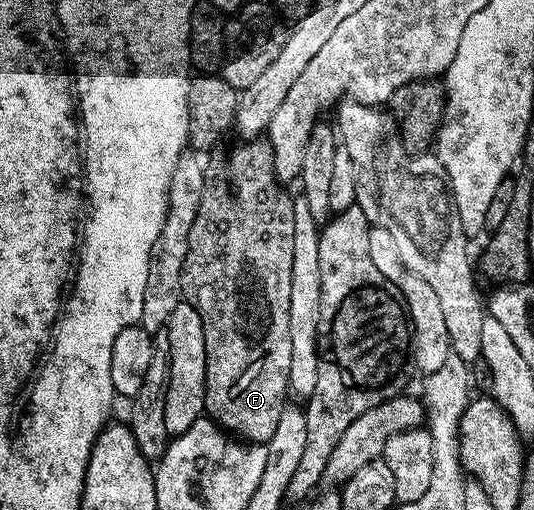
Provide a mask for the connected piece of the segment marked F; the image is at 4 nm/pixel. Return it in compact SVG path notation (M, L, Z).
M259 137L257 139L249 139L247 141L237 142L237 147L225 157L224 163L220 163L216 167L216 172L211 172L210 178L205 182L204 192L202 193L202 201L198 205L198 213L194 217L194 225L190 225L190 241L186 249L186 261L184 262L184 272L182 273L182 281L180 282L180 290L183 298L191 303L193 307L198 309L198 313L202 317L202 329L206 337L206 393L204 394L204 410L210 416L213 423L219 425L223 430L231 433L233 436L239 437L241 440L247 441L253 445L266 445L270 441L270 437L274 437L274 429L278 426L278 417L282 417L286 406L286 400L289 398L288 382L290 381L290 269L294 269L294 205L292 204L293 196L287 195L283 191L281 184L276 178L276 170L274 169L274 152L272 146L268 144L267 138Z

